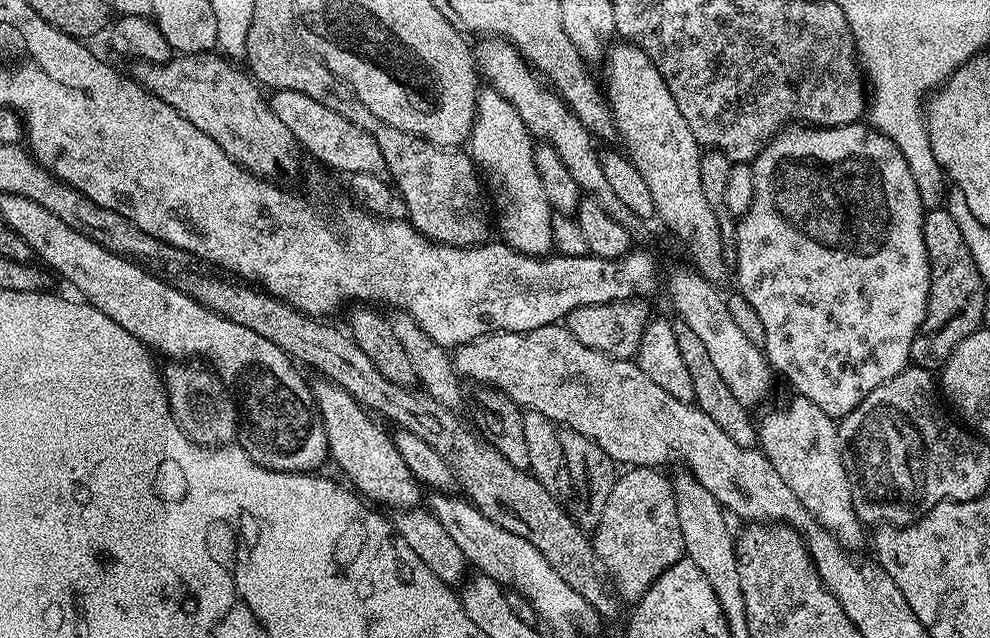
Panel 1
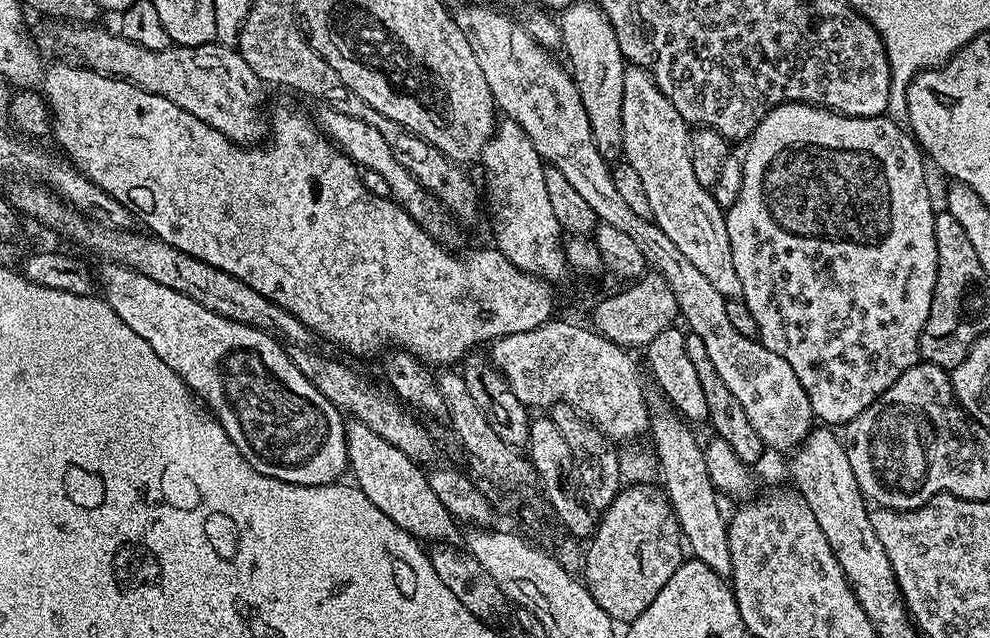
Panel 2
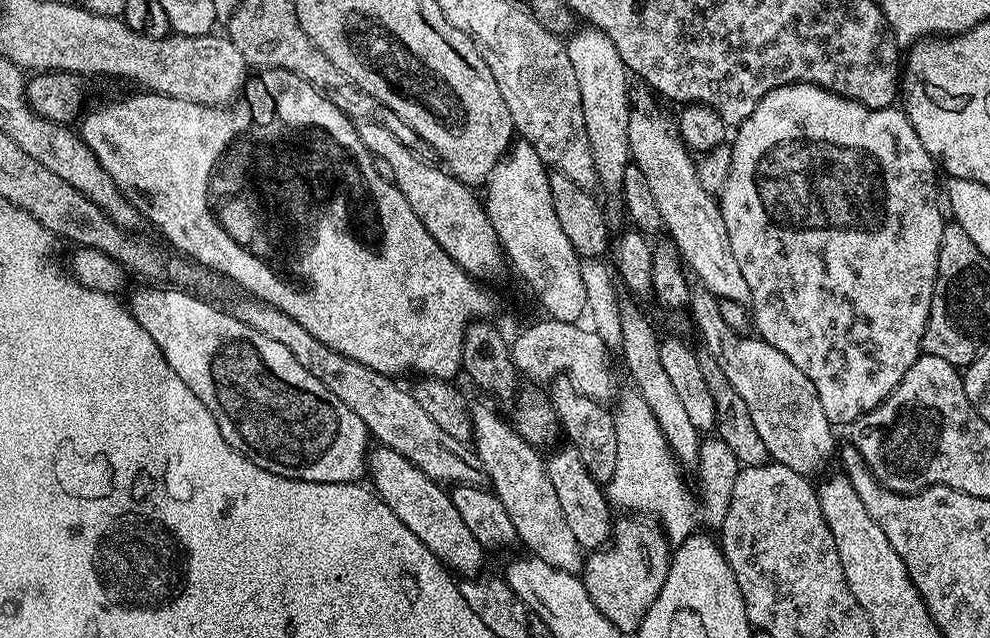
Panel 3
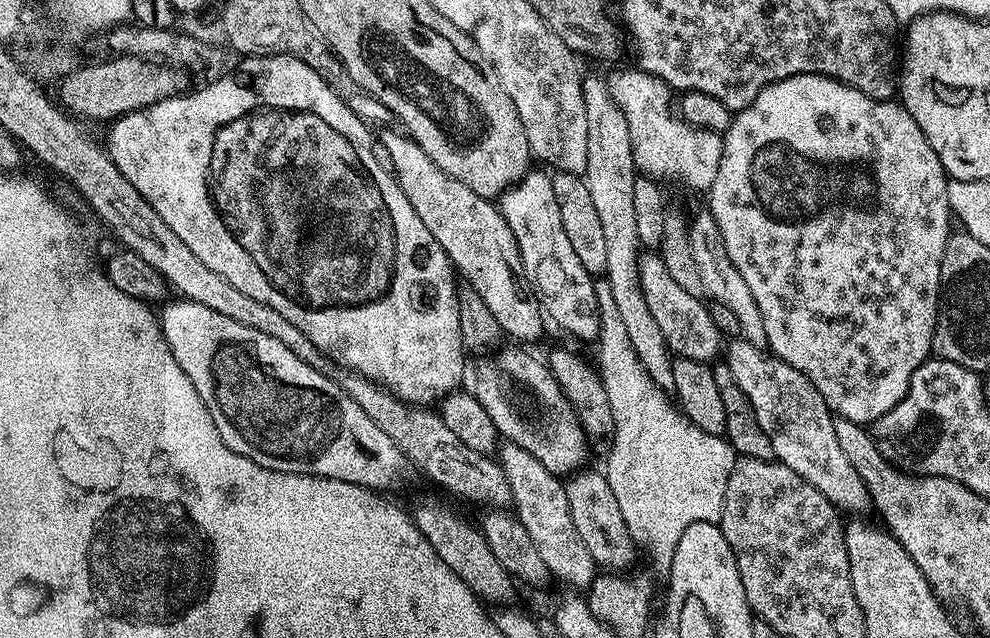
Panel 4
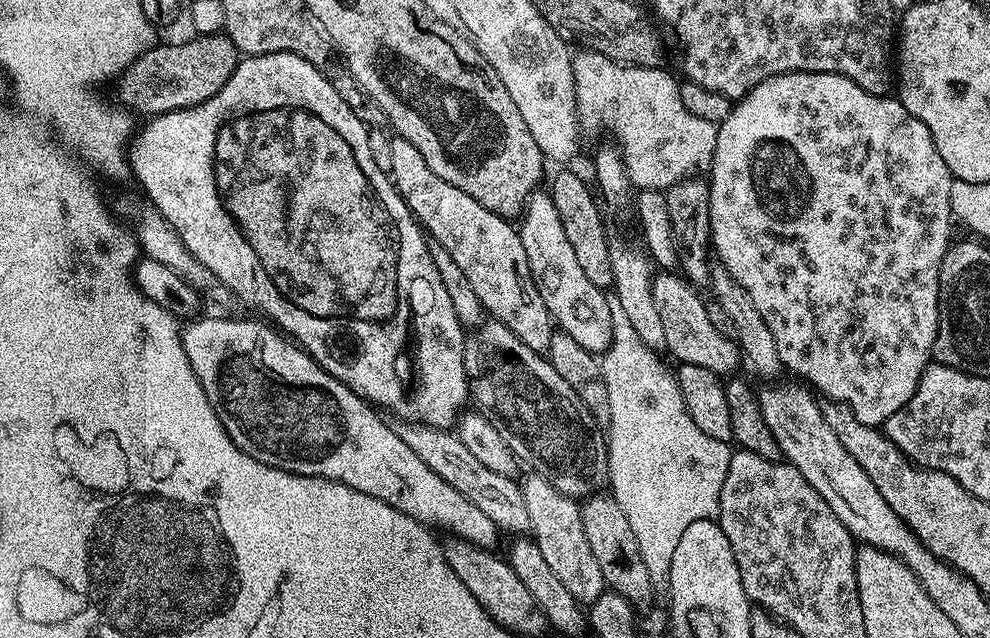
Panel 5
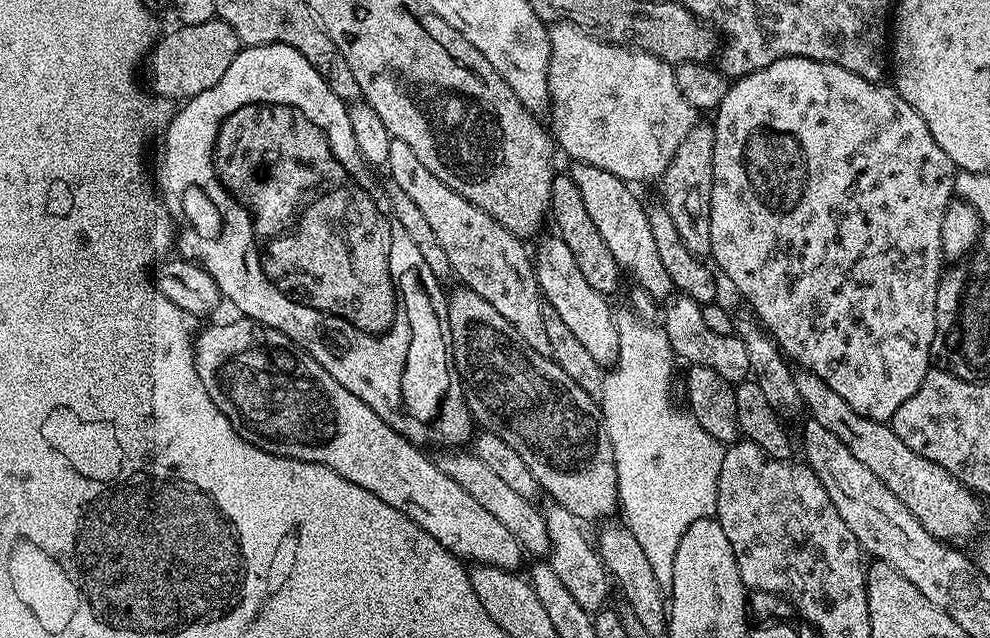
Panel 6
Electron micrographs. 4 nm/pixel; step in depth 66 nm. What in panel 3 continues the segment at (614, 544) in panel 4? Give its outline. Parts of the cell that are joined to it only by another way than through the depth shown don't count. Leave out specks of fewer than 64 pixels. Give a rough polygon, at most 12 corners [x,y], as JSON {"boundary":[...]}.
{"boundary":[[578,450],[546,460],[562,516],[584,550],[612,538],[613,505]]}

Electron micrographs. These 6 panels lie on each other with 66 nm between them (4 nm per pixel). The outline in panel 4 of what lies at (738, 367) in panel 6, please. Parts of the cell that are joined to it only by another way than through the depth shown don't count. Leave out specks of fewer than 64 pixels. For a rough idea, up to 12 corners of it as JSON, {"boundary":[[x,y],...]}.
{"boundary":[[641,251],[646,307],[673,357],[715,361],[722,333],[701,297]]}

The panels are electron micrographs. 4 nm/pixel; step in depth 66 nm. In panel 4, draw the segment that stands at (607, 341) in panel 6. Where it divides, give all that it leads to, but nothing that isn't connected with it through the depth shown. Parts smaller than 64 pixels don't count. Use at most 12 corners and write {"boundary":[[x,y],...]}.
{"boundary":[[552,176],[498,197],[551,323],[600,335],[594,277],[574,254]]}

